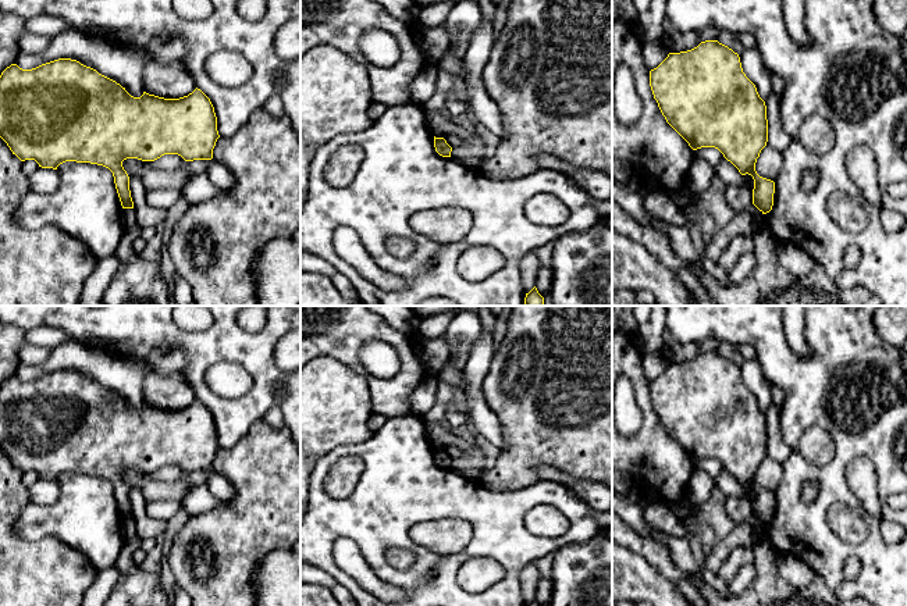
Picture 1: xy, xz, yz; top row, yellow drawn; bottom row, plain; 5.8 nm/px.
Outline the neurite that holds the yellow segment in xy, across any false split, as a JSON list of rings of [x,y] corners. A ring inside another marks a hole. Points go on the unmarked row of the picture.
[[[58,370],[32,381],[11,375],[1,384],[0,449],[21,473],[35,471],[42,480],[57,481],[65,473],[109,480],[122,520],[134,520],[124,471],[154,473],[164,466],[178,466],[185,473],[211,471],[220,446],[214,418],[198,399],[179,410],[146,403],[134,409],[96,381]]]

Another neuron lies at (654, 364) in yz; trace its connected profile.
[[[659,350],[643,356],[641,364],[650,381],[657,379],[669,366]]]

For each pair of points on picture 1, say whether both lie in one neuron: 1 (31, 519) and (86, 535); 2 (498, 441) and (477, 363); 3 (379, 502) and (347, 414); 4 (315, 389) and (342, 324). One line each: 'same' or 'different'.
1: same
2: same
3: different
4: different

